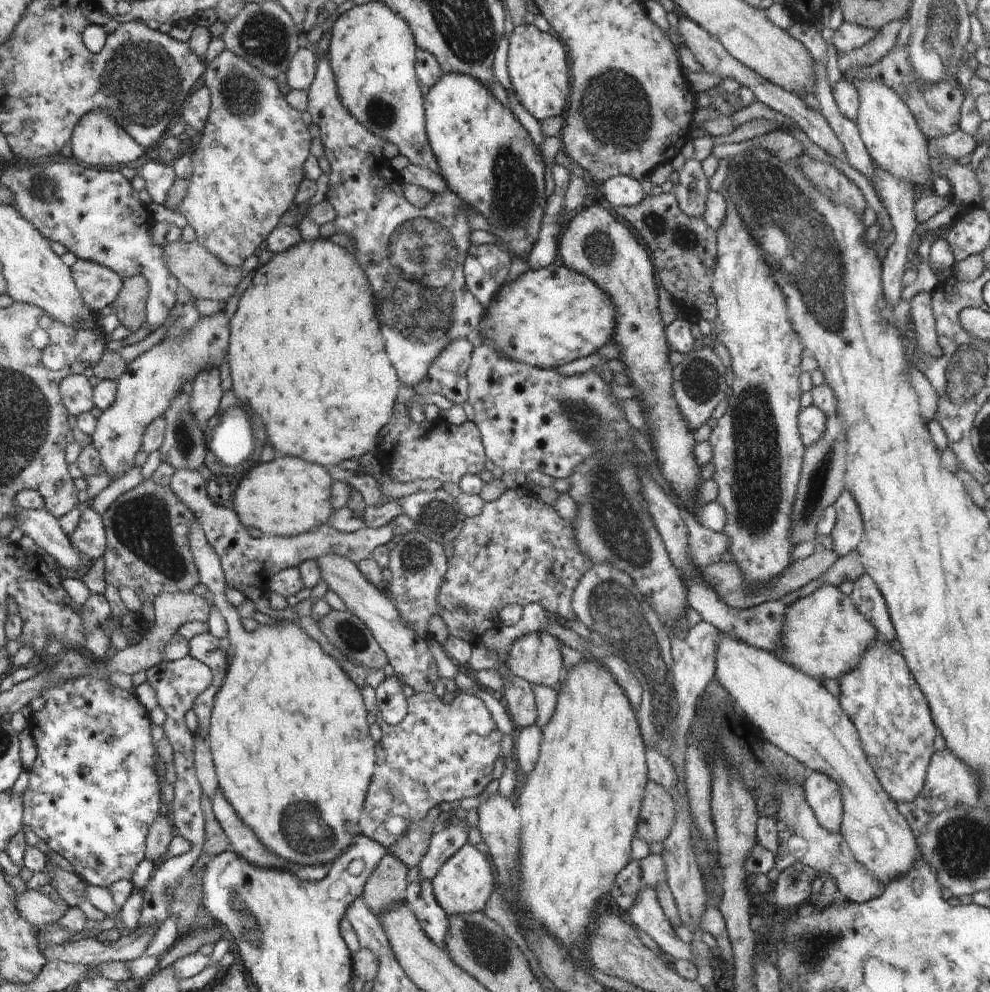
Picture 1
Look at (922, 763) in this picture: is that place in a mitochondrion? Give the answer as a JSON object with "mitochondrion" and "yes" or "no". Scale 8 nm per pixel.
{"mitochondrion":"no"}

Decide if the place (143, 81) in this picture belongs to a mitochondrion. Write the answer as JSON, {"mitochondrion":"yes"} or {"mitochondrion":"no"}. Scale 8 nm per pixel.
{"mitochondrion":"yes"}

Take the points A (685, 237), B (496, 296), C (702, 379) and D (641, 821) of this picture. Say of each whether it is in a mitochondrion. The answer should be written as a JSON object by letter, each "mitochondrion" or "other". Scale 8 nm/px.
{"A":"mitochondrion","B":"other","C":"mitochondrion","D":"other"}

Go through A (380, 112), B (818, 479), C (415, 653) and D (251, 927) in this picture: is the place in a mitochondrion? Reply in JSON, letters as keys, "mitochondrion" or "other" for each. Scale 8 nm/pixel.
{"A":"mitochondrion","B":"mitochondrion","C":"other","D":"mitochondrion"}

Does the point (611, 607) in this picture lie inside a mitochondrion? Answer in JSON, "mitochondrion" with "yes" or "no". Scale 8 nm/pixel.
{"mitochondrion":"yes"}

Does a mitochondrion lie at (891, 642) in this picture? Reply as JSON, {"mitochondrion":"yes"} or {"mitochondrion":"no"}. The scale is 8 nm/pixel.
{"mitochondrion":"no"}

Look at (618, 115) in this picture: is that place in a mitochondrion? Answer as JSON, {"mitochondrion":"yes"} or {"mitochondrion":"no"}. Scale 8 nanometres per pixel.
{"mitochondrion":"yes"}

